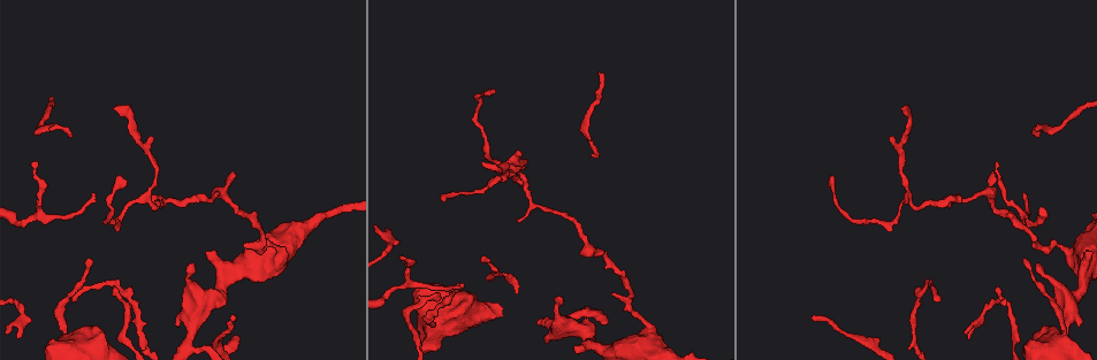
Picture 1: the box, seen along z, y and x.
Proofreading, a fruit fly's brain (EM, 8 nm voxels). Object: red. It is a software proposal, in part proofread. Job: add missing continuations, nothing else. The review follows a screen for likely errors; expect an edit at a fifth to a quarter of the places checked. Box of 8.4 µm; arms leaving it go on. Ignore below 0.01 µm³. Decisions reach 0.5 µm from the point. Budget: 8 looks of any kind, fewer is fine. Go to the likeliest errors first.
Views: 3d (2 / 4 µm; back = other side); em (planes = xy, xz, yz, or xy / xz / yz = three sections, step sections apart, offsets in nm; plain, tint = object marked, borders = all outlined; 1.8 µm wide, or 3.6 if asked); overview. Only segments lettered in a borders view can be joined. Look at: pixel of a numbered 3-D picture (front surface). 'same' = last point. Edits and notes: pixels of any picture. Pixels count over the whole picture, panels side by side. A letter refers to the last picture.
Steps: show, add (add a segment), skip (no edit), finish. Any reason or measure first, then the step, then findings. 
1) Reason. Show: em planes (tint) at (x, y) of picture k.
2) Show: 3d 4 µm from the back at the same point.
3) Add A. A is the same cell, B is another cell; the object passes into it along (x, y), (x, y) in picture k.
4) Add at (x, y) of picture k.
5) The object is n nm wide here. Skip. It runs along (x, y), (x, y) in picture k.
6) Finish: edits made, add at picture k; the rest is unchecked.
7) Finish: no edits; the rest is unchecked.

Free end. Show: em 3.6 µm planes (plain) at (1035, 266) of picture 1.

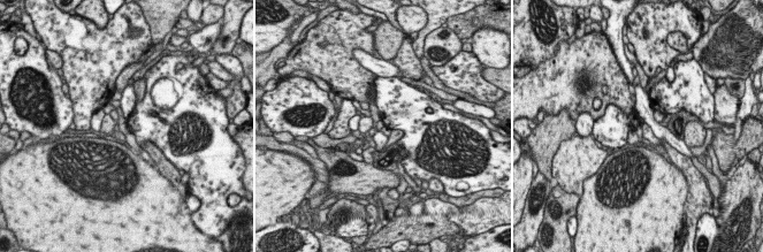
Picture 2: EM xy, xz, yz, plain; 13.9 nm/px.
What lies round it. Show: em 3.6 µm planes (borders) at the same point.

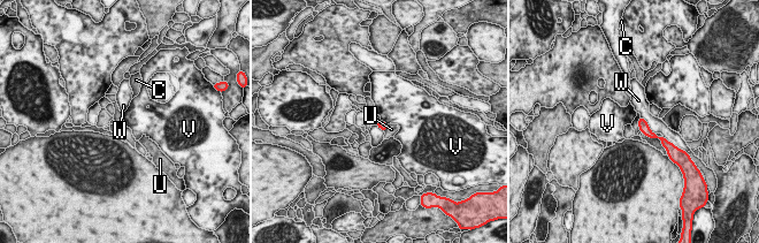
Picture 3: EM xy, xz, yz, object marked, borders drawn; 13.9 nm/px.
The longest contact is with W, 320 nm. Skip. C, U, V and W are other cells; a border runs along (381, 120), (386, 124) in picture 3; no lettered segment goes on from it.

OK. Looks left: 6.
Thin end. Show: 3d 4 µm at (1025, 258) of picture 1.

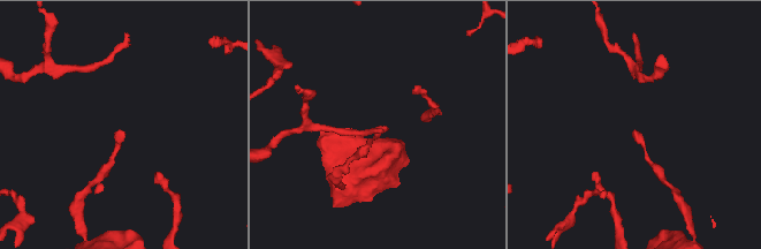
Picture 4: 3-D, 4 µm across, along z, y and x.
Show: em xz step 8 (tint) at (378, 126) of picture 4.

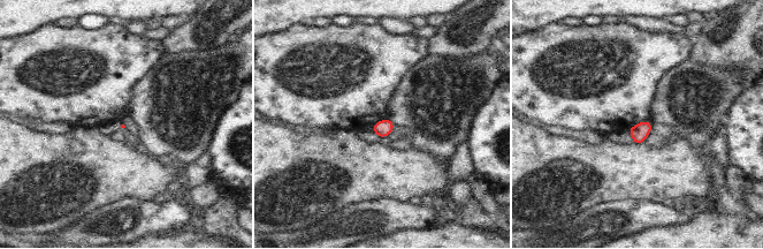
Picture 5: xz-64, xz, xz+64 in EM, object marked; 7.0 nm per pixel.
Another direction. Show: em planes (borders) at the same point.

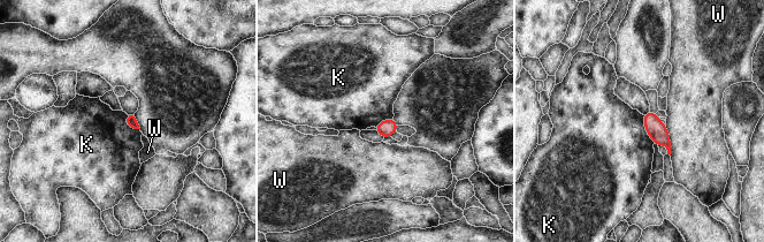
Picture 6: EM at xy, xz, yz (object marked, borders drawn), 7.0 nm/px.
The object is 70 nm wide here. Skip. K and W are other cells; a border runs along (643, 115), (643, 127), (654, 143) in picture 6; none of them fits.

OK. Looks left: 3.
Thin end. Show: 3d 4 µm at (234, 171) of picture 1.

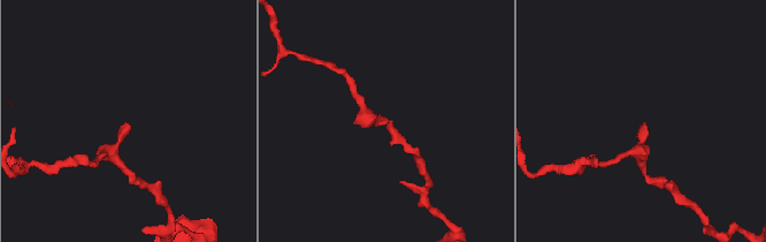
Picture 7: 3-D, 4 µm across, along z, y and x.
Now the EM. Show: em planes (borders) at (643, 124) of picture 7.

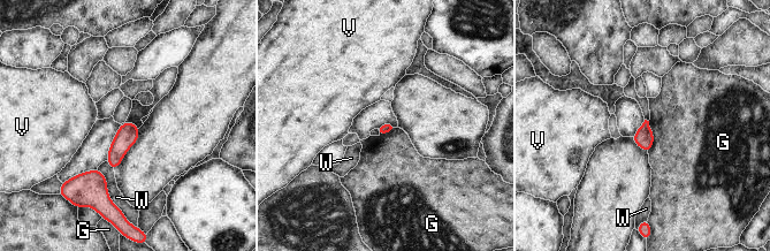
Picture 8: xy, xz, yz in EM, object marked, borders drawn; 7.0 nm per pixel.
Skip. G, V and W are other cells; a border runs along (649, 121), (653, 146), (648, 153) in picture 8; none of them fits.

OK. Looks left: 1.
Finish: no edits; the rest is unchecked.

